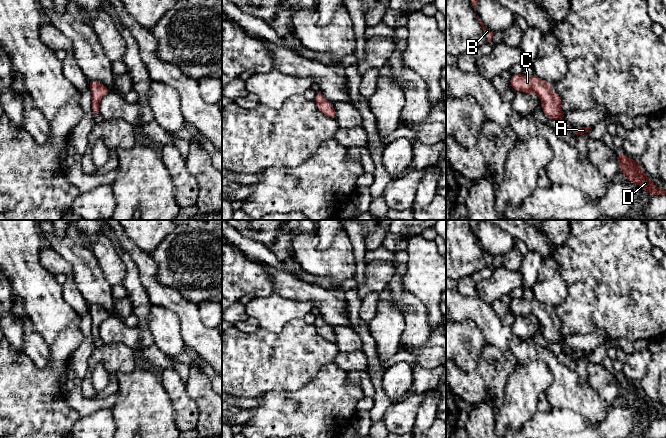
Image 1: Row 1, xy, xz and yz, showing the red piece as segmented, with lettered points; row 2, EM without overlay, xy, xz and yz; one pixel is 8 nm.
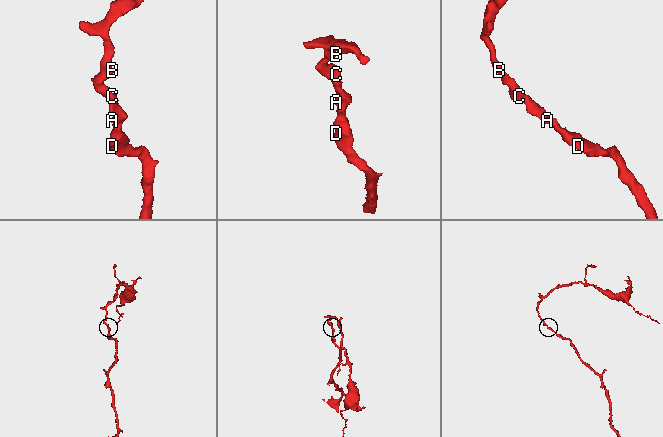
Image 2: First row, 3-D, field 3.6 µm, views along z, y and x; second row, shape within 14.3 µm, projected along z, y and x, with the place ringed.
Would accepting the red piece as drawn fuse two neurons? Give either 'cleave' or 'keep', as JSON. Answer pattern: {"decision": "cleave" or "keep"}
{"decision": "keep"}

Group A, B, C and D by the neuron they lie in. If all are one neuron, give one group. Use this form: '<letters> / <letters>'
A B C D

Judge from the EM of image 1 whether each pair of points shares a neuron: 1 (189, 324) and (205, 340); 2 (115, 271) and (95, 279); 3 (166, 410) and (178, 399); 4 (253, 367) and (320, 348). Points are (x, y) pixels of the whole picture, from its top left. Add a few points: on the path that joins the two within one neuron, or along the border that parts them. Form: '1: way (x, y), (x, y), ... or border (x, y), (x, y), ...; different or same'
1: way (193, 328), (201, 336); same
2: border (94, 254), (103, 277), (112, 286); different
3: border (161, 383), (174, 408), (175, 425), (177, 427); different
4: way (270, 362), (285, 361), (296, 354), (303, 354); same

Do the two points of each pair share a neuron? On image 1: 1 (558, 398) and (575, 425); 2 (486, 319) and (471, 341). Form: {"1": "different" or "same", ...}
{"1": "different", "2": "different"}

